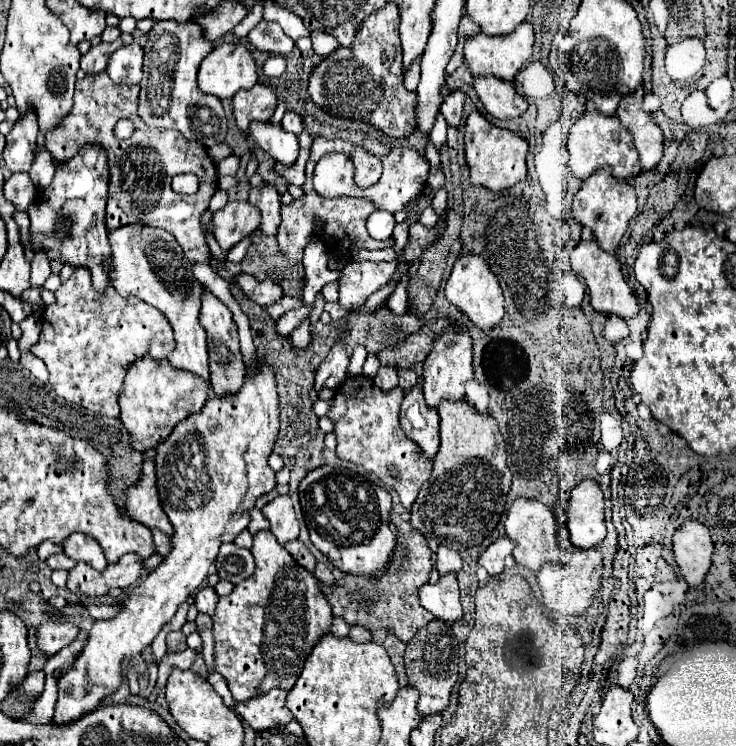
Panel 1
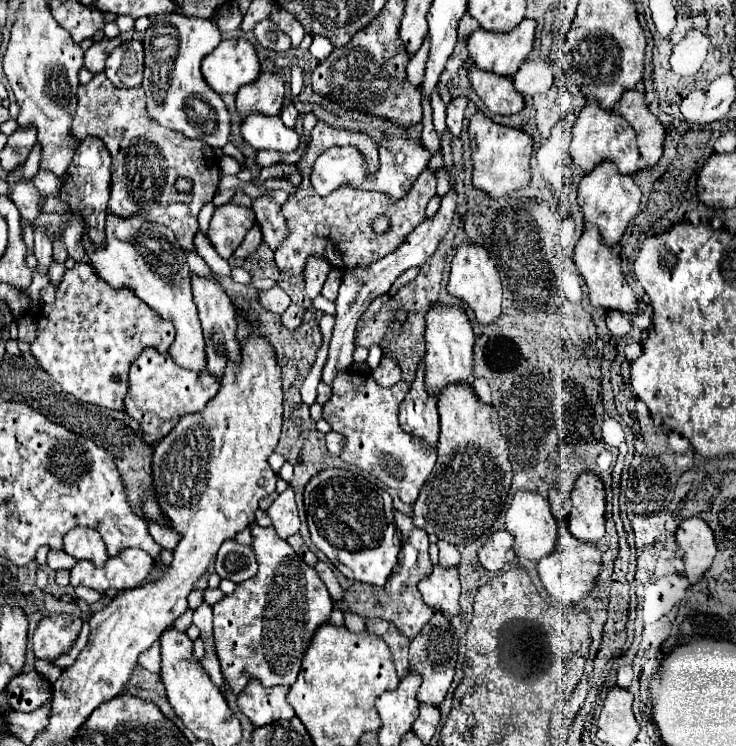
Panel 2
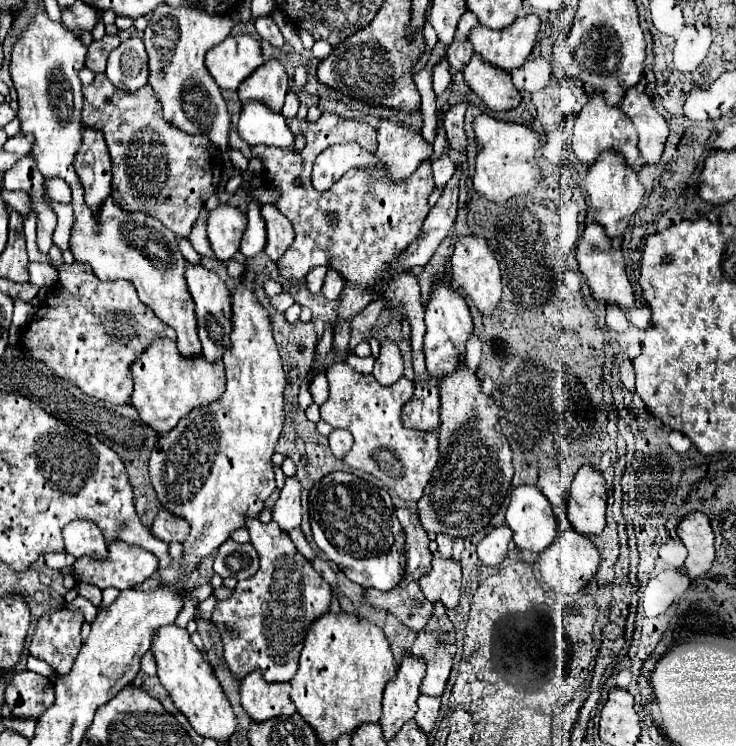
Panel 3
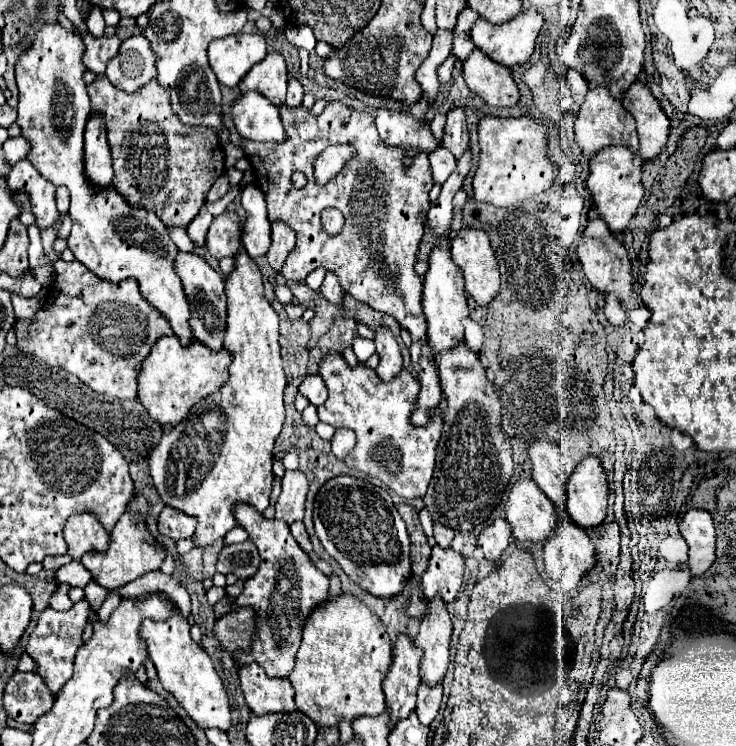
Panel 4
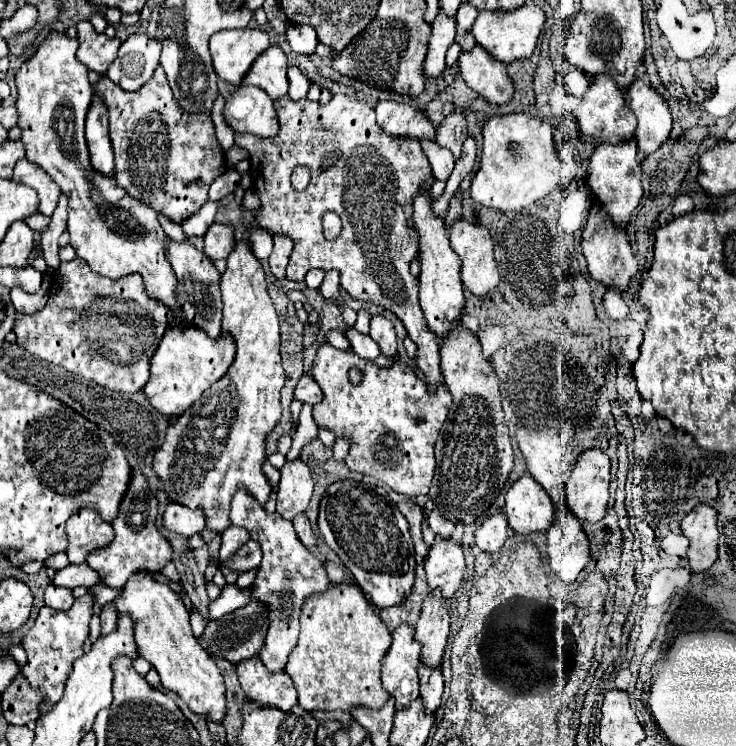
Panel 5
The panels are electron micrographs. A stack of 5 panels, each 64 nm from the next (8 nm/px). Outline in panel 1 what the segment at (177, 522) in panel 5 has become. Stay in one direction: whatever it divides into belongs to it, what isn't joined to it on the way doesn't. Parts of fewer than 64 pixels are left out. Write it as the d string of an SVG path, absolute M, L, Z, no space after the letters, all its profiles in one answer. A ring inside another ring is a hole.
M152 530L152 534L154 534L156 554L160 554L160 556L168 554L168 552L170 552L170 548L172 548L172 544L170 544L170 536L166 536L166 534L164 534L164 532L160 532L160 530Z

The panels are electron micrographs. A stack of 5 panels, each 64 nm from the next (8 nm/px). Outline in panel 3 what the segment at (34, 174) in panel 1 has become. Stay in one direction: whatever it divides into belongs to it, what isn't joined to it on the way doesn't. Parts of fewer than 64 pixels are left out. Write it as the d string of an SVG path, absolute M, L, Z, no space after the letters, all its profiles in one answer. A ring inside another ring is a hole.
M44 178L44 188L46 188L46 192L50 194L52 200L64 202L64 204L70 202L70 188L68 188L68 184L64 184L64 180L60 180L60 178Z

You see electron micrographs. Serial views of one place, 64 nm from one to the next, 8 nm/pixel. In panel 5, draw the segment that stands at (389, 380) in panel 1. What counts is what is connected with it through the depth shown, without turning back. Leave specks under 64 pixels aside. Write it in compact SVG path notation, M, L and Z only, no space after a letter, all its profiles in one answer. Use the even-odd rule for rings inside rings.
M382 316L372 318L372 322L370 322L370 338L380 346L380 352L386 358L396 356L396 332L394 332L392 322L388 322Z

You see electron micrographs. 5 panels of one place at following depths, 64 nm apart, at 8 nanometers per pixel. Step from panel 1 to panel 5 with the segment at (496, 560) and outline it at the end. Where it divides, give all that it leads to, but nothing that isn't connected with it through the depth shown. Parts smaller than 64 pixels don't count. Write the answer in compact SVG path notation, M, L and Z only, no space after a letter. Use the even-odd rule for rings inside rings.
M496 512L476 530L476 546L484 552L498 552L508 540L508 520L504 512Z

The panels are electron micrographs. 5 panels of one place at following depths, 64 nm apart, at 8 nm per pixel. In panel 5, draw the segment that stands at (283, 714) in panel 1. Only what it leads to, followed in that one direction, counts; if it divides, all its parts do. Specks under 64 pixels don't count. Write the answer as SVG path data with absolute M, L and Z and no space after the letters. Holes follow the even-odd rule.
M256 656L238 662L236 672L246 698L256 702L260 708L278 708L288 712L298 704L292 678L286 672L270 674Z

